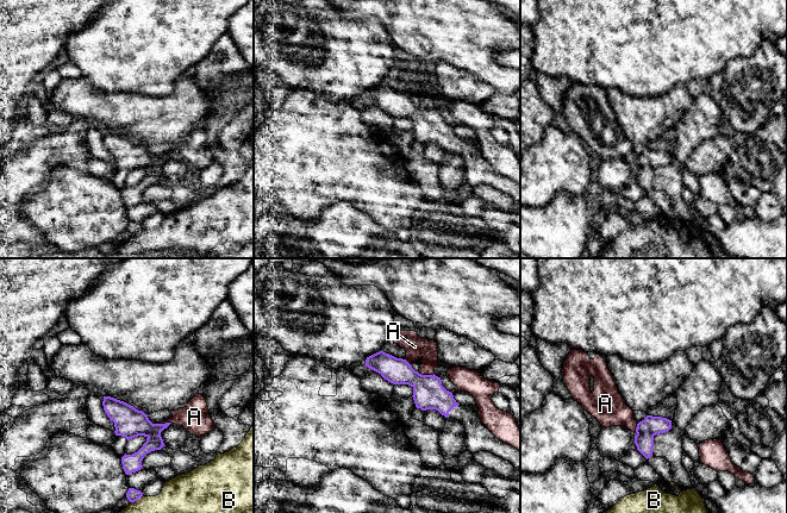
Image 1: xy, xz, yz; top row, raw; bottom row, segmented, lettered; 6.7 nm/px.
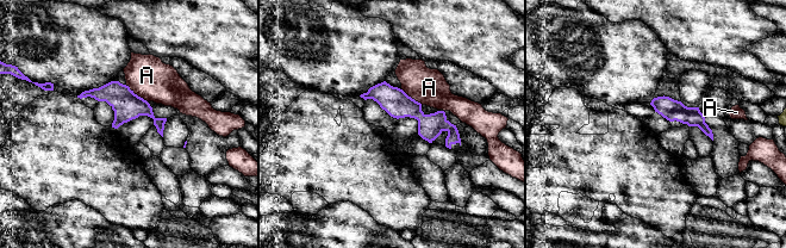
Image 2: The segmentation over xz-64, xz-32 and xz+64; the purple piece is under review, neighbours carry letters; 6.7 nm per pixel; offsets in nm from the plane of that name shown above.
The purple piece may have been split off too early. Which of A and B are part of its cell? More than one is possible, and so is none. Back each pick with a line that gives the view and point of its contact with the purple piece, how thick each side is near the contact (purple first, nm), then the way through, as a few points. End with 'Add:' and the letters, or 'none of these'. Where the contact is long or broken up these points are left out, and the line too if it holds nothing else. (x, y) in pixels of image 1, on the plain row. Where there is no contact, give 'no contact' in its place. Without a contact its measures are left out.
Add: none of these

